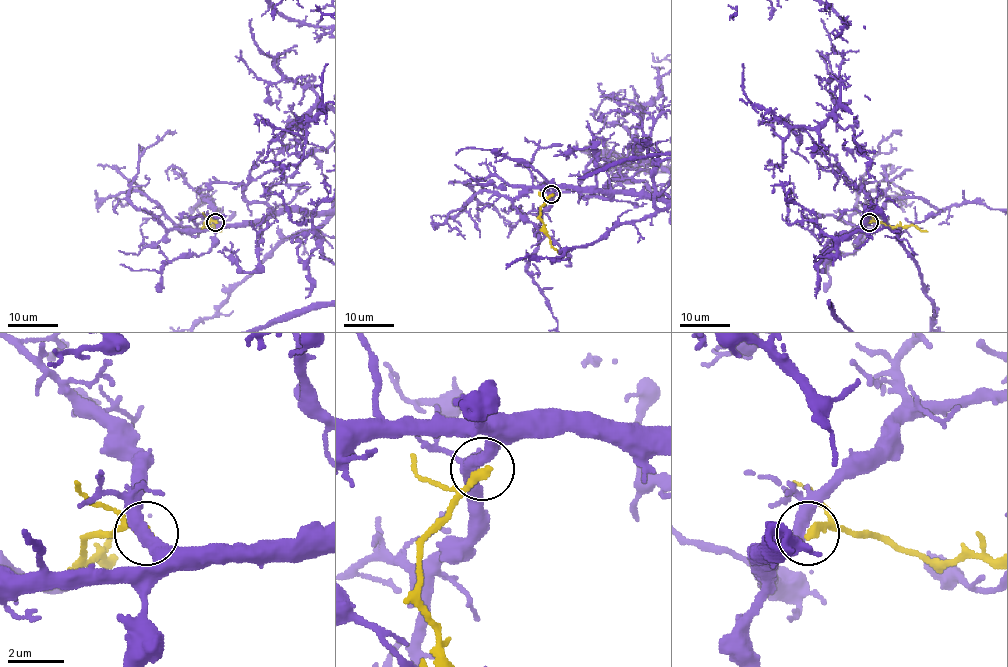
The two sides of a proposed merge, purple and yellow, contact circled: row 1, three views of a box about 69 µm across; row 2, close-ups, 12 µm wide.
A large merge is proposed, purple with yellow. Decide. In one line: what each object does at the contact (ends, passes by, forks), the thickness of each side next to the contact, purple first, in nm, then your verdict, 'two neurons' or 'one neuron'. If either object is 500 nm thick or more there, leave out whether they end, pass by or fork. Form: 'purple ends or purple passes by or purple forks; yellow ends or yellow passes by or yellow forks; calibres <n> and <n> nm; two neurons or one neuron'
purple passes by; yellow ends; calibres 440 and 320 nm; two neurons

